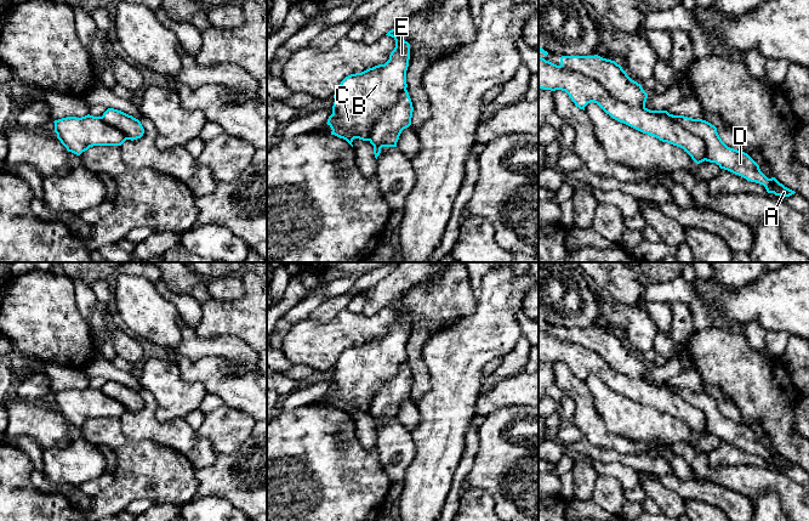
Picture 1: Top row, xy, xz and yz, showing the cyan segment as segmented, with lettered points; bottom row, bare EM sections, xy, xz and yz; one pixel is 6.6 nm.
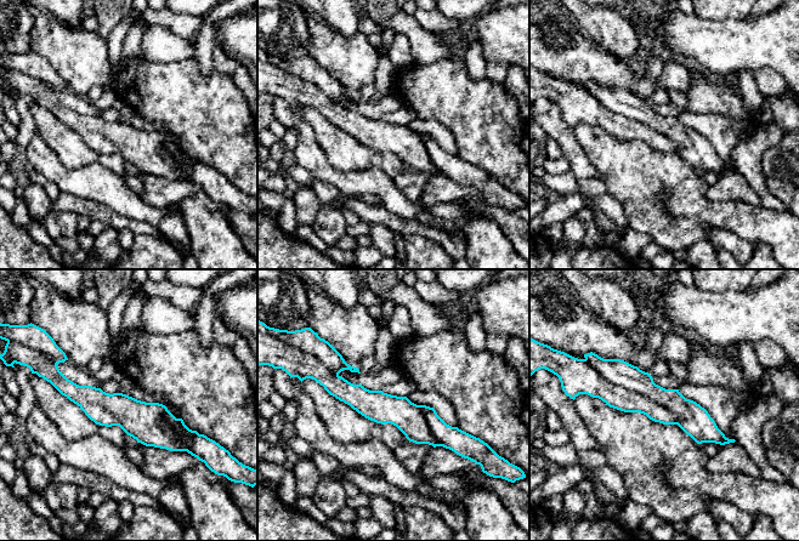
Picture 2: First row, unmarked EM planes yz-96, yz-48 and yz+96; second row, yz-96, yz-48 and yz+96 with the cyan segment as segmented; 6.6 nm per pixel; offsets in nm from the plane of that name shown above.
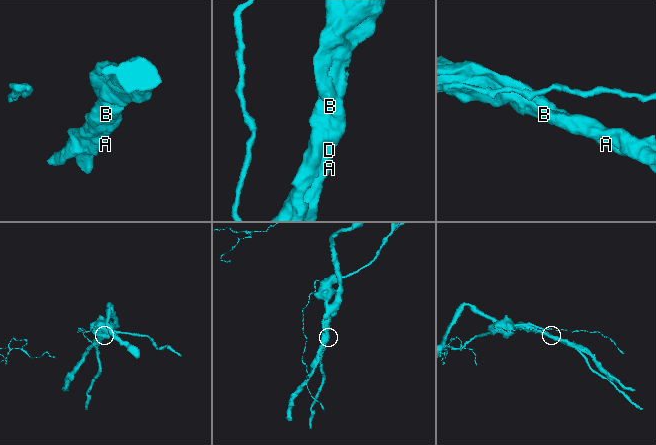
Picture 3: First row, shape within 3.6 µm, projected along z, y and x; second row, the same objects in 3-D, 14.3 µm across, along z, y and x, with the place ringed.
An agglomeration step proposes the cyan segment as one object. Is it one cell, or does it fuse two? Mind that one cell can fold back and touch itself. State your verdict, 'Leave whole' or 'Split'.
Leave whole

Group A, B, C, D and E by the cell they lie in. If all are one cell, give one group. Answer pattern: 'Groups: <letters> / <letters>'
Groups: A B C D E

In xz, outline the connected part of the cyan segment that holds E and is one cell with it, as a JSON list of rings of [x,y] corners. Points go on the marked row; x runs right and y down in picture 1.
[[[406,23],[389,30],[386,35],[395,40],[395,47],[384,64],[346,77],[334,95],[332,114],[327,119],[331,135],[346,140],[352,147],[354,138],[369,141],[375,158],[382,147],[397,147],[401,131],[411,125],[412,102],[406,90],[406,70],[410,60],[410,44],[404,40]]]

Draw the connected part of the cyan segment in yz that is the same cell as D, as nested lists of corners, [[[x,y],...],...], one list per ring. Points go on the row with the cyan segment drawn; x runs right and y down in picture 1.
[[[598,55],[562,56],[560,64],[557,66],[539,57],[539,89],[565,91],[575,106],[583,111],[588,103],[594,102],[613,119],[643,134],[654,136],[662,142],[683,148],[696,164],[705,160],[716,163],[720,169],[739,175],[747,181],[763,185],[768,193],[774,193],[782,198],[796,193],[780,183],[775,177],[768,179],[747,153],[728,147],[719,137],[717,128],[711,123],[684,115],[673,115],[667,111],[648,109],[645,107],[648,94],[615,61]]]

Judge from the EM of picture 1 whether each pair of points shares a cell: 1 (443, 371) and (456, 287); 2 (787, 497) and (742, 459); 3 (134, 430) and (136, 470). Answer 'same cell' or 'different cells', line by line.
1: different cells
2: different cells
3: different cells

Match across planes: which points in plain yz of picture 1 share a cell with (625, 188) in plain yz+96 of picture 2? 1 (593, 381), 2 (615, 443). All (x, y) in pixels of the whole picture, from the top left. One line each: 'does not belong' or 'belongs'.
1: belongs
2: does not belong

